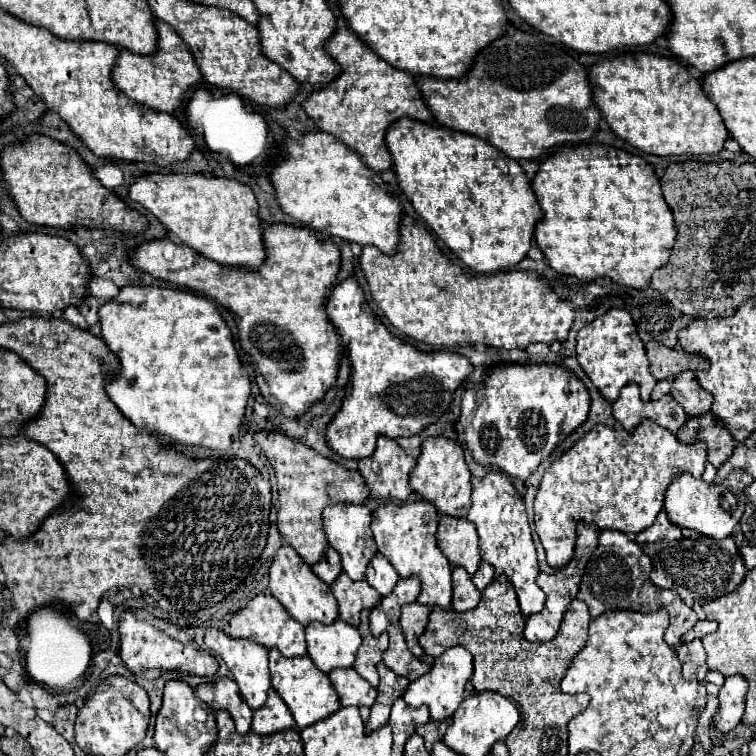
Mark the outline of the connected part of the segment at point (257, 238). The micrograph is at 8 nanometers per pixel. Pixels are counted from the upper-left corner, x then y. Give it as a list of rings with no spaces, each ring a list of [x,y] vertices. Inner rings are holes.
[[[146,175],[130,185],[130,197],[146,207],[184,245],[226,267],[258,269],[264,259],[258,201],[248,185],[236,179],[206,175]]]

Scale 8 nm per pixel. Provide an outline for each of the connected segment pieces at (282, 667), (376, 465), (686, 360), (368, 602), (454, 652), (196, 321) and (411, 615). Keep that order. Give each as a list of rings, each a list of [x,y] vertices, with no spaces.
[[[270,649],[270,673],[272,673],[274,691],[284,699],[284,703],[288,705],[288,709],[294,715],[294,721],[300,729],[304,729],[312,723],[318,723],[340,709],[340,699],[328,679],[328,675],[318,671],[310,657],[304,655],[304,657],[286,659],[278,653],[278,649]]]
[[[380,437],[374,455],[358,461],[358,471],[370,487],[370,499],[406,501],[412,493],[408,475],[414,465],[416,461],[394,439]]]
[[[646,343],[646,355],[650,363],[650,373],[656,381],[676,377],[682,371],[706,371],[706,359],[690,361],[690,355],[684,353],[680,347],[668,349],[658,343]]]
[[[342,573],[332,585],[332,593],[340,607],[340,619],[358,627],[360,611],[372,609],[382,601],[378,591],[374,591],[366,581],[352,581],[346,573]]]
[[[452,647],[444,655],[436,657],[432,671],[422,675],[420,679],[412,681],[404,693],[404,701],[408,707],[420,707],[426,705],[430,709],[430,719],[432,721],[444,721],[454,715],[454,711],[460,707],[464,699],[464,685],[472,675],[472,655],[464,647]]]
[[[124,287],[124,289],[120,289],[120,295],[116,299],[112,299],[104,307],[100,307],[98,315],[100,315],[100,325],[102,325],[102,337],[108,343],[110,351],[120,359],[120,371],[116,373],[116,377],[110,379],[110,383],[106,383],[106,391],[108,391],[110,399],[116,403],[116,407],[124,413],[124,417],[128,417],[138,427],[148,427],[154,433],[162,433],[162,435],[172,433],[172,427],[174,427],[174,439],[180,443],[186,443],[186,445],[200,445],[200,447],[214,449],[214,451],[238,449],[240,425],[242,425],[244,409],[250,399],[250,375],[238,357],[230,327],[226,325],[224,317],[220,315],[218,307],[212,301],[208,301],[206,297],[194,295],[190,291],[180,291],[180,289],[170,289],[170,287]]]
[[[410,603],[406,607],[402,607],[402,615],[400,615],[400,627],[402,633],[406,637],[408,649],[412,651],[414,657],[422,657],[424,651],[418,645],[418,637],[426,631],[426,623],[428,623],[428,615],[430,615],[430,607],[420,605],[420,603]]]

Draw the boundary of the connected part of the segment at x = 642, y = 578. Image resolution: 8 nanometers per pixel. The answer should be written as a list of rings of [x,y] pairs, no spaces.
[[[612,529],[600,531],[598,539],[600,543],[586,565],[582,585],[578,591],[578,599],[582,599],[588,605],[592,619],[614,609],[628,609],[628,611],[638,611],[638,613],[654,613],[658,609],[666,609],[670,615],[670,627],[664,633],[664,641],[668,645],[678,645],[682,635],[696,625],[698,621],[696,613],[686,603],[682,603],[678,593],[652,585],[650,581],[652,561],[646,557],[646,553],[638,547],[636,541]]]

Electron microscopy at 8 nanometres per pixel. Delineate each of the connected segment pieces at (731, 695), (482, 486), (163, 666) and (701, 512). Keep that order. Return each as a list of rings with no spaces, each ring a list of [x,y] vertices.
[[[742,675],[726,677],[724,685],[720,687],[720,695],[718,695],[720,709],[714,717],[714,727],[720,733],[728,733],[740,723],[740,719],[744,715],[746,691],[748,691],[748,683],[746,683],[746,679],[742,679]]]
[[[490,471],[480,483],[476,483],[476,487],[472,489],[472,505],[466,519],[476,525],[482,559],[494,567],[494,575],[506,575],[506,579],[514,583],[522,613],[530,617],[542,611],[546,595],[536,583],[538,577],[536,549],[532,543],[524,501],[516,493],[512,479],[506,477],[502,471]]]
[[[124,611],[120,619],[120,657],[132,675],[148,679],[154,679],[156,673],[162,671],[178,671],[198,677],[214,677],[218,671],[216,657],[208,651],[196,649],[194,643],[176,625],[164,623],[160,619],[142,621],[136,619],[132,611]]]
[[[734,471],[730,473],[728,479],[724,479],[722,483],[714,485],[714,483],[704,483],[702,479],[694,479],[692,475],[678,475],[668,491],[666,491],[666,503],[664,503],[664,511],[670,519],[670,523],[676,523],[678,527],[686,527],[686,529],[694,529],[700,535],[712,537],[712,539],[726,539],[732,537],[734,527],[738,525],[742,511],[746,507],[746,495],[744,489],[752,483],[754,479],[744,473],[744,471]]]

